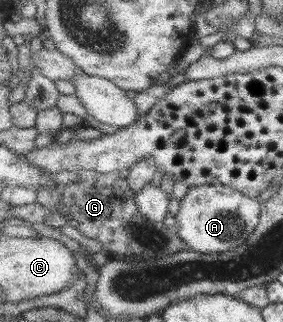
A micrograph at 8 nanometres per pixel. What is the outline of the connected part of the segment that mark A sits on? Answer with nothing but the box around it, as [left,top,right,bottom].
[174,186,262,253]

